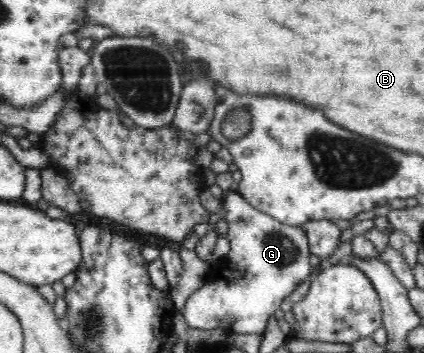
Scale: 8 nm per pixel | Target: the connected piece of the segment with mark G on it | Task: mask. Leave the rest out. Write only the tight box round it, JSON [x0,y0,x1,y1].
[180,188,311,334]

